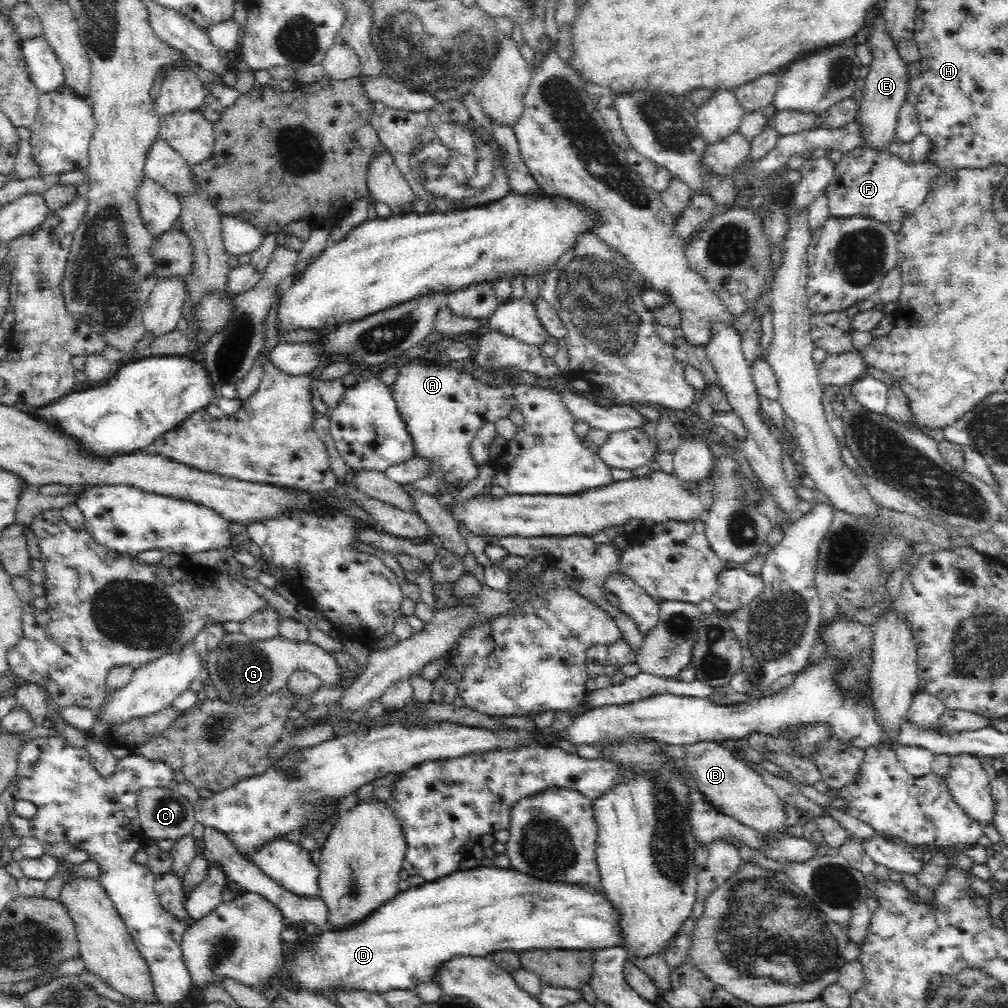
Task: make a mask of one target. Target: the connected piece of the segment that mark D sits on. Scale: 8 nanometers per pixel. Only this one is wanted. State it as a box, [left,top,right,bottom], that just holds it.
[286,867,627,994]

